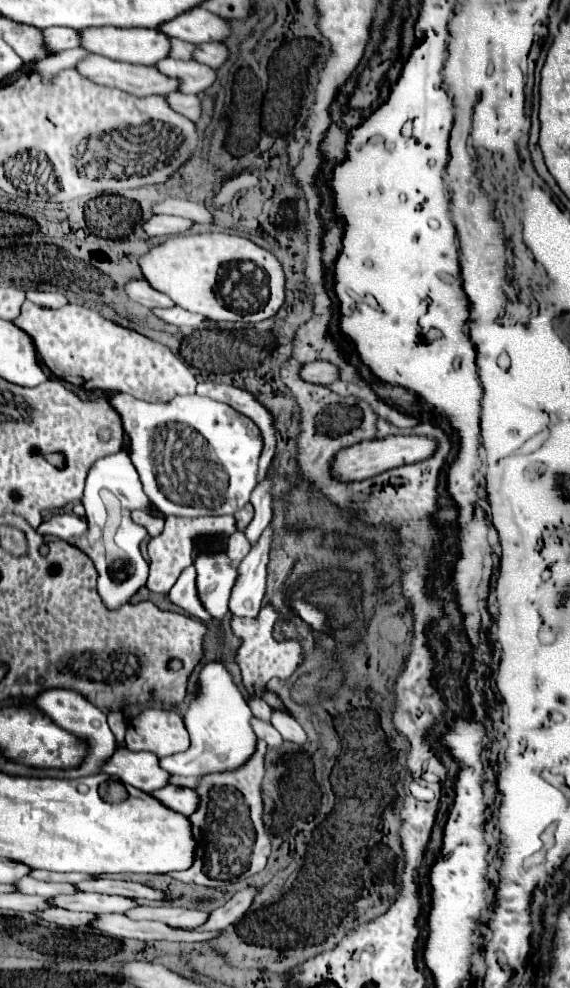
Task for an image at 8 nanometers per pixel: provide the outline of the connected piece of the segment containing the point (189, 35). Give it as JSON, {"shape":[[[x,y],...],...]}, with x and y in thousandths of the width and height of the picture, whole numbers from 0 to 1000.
{"shape":[[[354,7],[337,9],[333,13],[319,13],[319,17],[309,17],[305,21],[295,21],[281,27],[295,37],[309,37],[340,46],[351,44],[389,44],[404,37],[407,25],[404,21],[389,19],[386,15],[375,15]]]}

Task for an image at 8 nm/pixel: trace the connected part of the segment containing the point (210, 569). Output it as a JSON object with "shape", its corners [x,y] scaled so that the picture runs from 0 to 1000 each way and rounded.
{"shape":[[[354,558],[344,568],[347,600],[375,627],[389,627],[400,618],[400,606],[414,588],[414,576],[396,558]]]}

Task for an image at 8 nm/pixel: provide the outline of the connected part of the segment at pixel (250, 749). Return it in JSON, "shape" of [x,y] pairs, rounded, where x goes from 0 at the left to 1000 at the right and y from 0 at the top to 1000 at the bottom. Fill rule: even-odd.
{"shape":[[[389,671],[358,673],[351,679],[351,699],[333,712],[323,732],[333,742],[333,756],[323,762],[281,768],[284,778],[298,784],[361,784],[421,778],[449,760],[449,744],[442,738],[442,718],[428,710],[404,681]]]}

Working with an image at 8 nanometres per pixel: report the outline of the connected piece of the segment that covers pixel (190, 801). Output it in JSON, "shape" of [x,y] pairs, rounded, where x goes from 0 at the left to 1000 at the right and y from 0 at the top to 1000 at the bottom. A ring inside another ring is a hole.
{"shape":[[[291,795],[291,799],[281,799],[277,803],[270,803],[270,807],[277,807],[277,811],[284,811],[291,817],[298,817],[319,825],[337,825],[351,815],[347,803],[330,797]]]}

